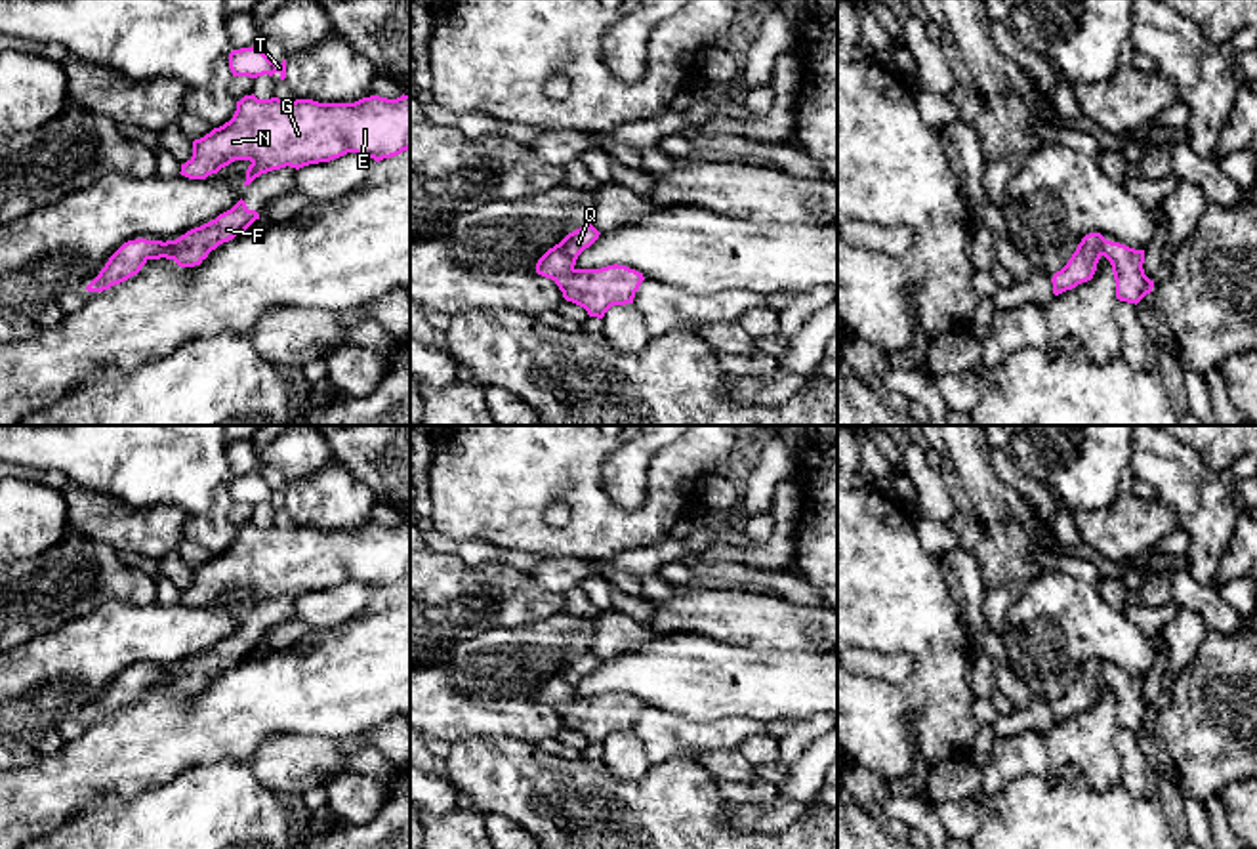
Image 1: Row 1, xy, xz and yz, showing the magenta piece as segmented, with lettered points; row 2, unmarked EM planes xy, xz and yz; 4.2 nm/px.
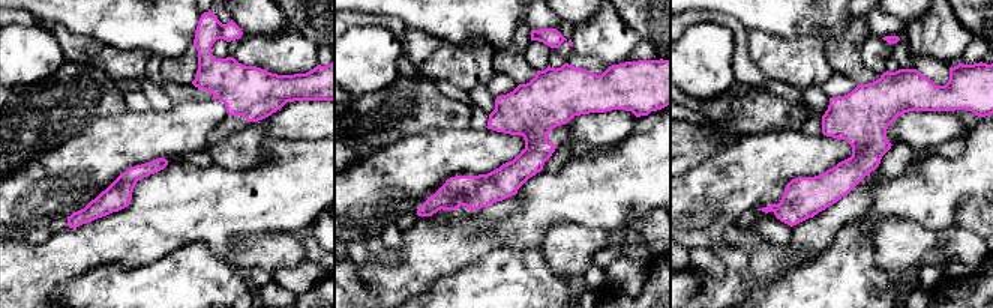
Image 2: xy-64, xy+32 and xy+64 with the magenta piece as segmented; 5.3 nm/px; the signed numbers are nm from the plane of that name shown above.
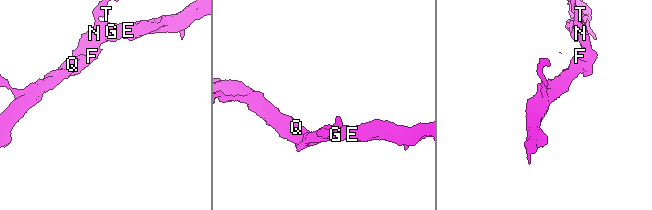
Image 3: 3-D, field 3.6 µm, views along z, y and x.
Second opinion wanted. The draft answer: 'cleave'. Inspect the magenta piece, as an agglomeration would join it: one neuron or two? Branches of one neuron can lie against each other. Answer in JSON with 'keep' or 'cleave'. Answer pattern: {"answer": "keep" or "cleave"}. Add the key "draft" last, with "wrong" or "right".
{"answer": "keep", "draft": "wrong"}

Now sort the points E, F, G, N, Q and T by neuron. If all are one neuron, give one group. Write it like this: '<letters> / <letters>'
E F G N Q T

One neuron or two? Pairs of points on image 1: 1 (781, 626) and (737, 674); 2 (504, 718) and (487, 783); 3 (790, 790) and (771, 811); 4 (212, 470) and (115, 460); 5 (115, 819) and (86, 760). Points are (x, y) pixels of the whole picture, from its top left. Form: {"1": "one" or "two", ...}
{"1": "two", "2": "two", "3": "two", "4": "one", "5": "two"}

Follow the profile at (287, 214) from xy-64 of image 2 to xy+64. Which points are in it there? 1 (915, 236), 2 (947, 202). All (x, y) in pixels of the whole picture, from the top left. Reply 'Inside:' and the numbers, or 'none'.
Inside: 2

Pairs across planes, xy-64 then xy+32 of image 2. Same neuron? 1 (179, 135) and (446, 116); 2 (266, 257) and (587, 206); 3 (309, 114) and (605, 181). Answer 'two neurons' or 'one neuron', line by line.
1: two neurons
2: two neurons
3: two neurons

